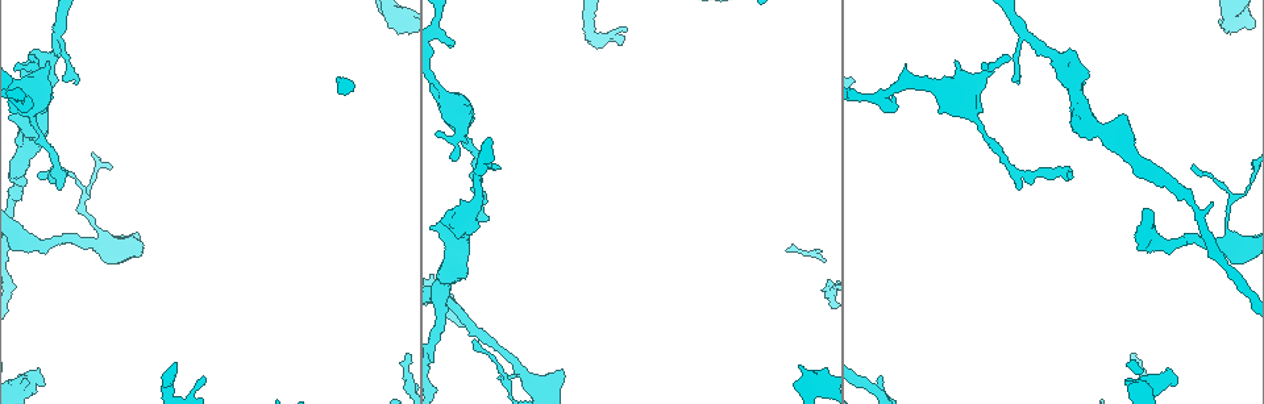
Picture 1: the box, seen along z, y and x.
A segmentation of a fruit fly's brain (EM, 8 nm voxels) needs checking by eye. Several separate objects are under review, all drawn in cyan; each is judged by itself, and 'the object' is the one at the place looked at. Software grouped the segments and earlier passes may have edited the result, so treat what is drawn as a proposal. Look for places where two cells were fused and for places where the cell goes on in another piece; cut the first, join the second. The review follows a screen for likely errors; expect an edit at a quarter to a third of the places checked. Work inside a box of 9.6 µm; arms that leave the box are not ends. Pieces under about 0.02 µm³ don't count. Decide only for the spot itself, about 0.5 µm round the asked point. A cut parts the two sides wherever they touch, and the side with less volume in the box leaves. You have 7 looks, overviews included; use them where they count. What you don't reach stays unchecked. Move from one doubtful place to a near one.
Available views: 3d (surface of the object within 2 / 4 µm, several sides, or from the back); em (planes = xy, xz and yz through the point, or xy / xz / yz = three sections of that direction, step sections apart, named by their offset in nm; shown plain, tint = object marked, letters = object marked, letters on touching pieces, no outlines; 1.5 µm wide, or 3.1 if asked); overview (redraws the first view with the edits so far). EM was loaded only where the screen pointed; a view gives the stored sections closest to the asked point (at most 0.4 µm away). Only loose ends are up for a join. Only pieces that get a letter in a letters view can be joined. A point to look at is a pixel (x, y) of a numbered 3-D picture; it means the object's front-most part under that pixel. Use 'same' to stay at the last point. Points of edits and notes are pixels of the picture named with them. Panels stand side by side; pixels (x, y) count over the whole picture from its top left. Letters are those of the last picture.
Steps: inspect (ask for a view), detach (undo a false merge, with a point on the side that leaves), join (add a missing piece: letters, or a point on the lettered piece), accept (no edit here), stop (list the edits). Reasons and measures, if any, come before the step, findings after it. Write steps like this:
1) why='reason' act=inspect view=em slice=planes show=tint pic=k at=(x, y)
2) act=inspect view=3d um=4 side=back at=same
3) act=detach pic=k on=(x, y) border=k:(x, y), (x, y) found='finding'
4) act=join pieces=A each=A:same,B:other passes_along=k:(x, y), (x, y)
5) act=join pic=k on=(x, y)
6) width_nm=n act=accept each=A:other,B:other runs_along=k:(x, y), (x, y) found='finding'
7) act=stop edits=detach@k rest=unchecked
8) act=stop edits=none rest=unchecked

why='an open end' act=inspect view=3d um=4 pic=1 at=(894, 96)

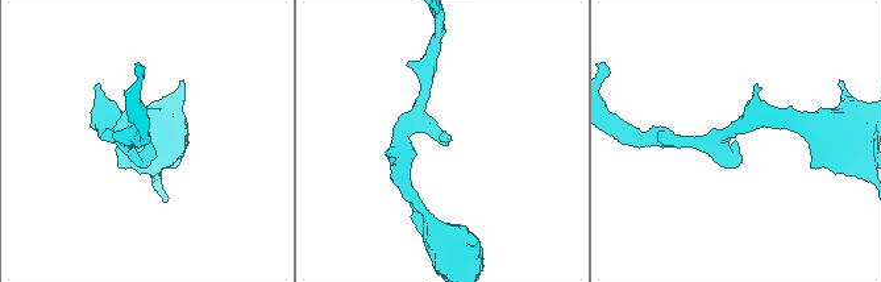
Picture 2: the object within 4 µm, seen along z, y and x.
arm_widths_nm=160,220 why='need the tissue' act=inspect view=em slice=planes show=letters pic=2 at=(149, 145)

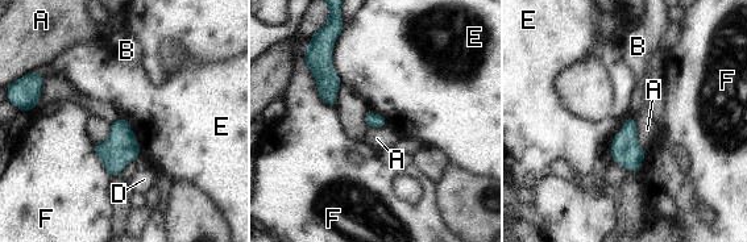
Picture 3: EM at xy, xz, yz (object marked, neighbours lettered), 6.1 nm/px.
act=accept each=A:other,B:other,D:other,E:other,F:other border=3:(634, 120), (638, 145), (646, 153) found='no lettered piece goes on from it'

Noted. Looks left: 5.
why='branch stops here' act=inspect view=3d um=4 pic=1 at=(38, 175)

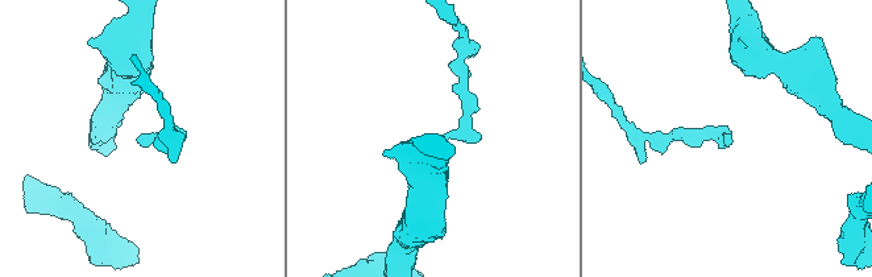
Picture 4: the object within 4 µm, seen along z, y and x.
why='need the tissue' act=inspect view=em slice=xz step=8 show=plain pic=4 at=(729, 142)

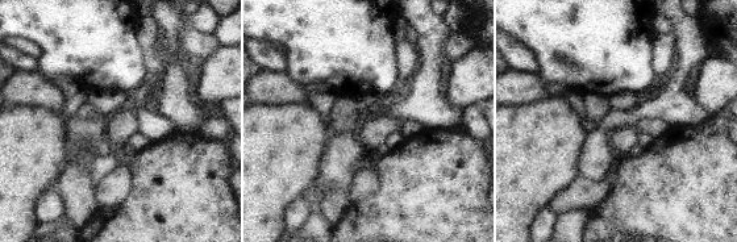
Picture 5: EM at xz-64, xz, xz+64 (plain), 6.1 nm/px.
why='see the neighbours' act=inspect view=em slice=xz step=8 show=letters at=same

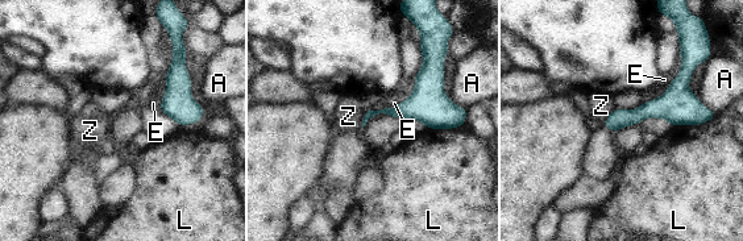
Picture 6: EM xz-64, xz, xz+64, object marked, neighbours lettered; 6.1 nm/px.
act=accept each=A:other,E:other,L:other,Z:other found='none of them fits'

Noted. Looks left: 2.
why='thin end' act=inspect view=em slice=xy step=8 show=tint pic=1 at=(1191, 168)

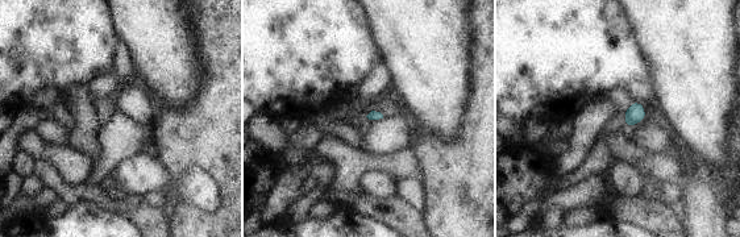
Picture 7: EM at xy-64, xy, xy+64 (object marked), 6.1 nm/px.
act=inspect view=em slice=xy step=8 show=letters at=same

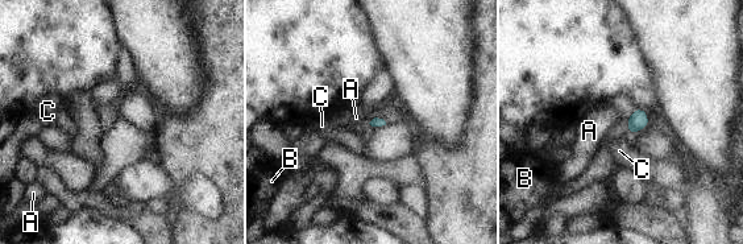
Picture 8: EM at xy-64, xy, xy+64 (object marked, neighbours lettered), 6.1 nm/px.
act=accept each=A:other,B:other,C:other border=8:(374, 118), (369, 123) found='no lettered piece goes on from it'

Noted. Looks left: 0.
act=stop edits=none rest=unchecked

